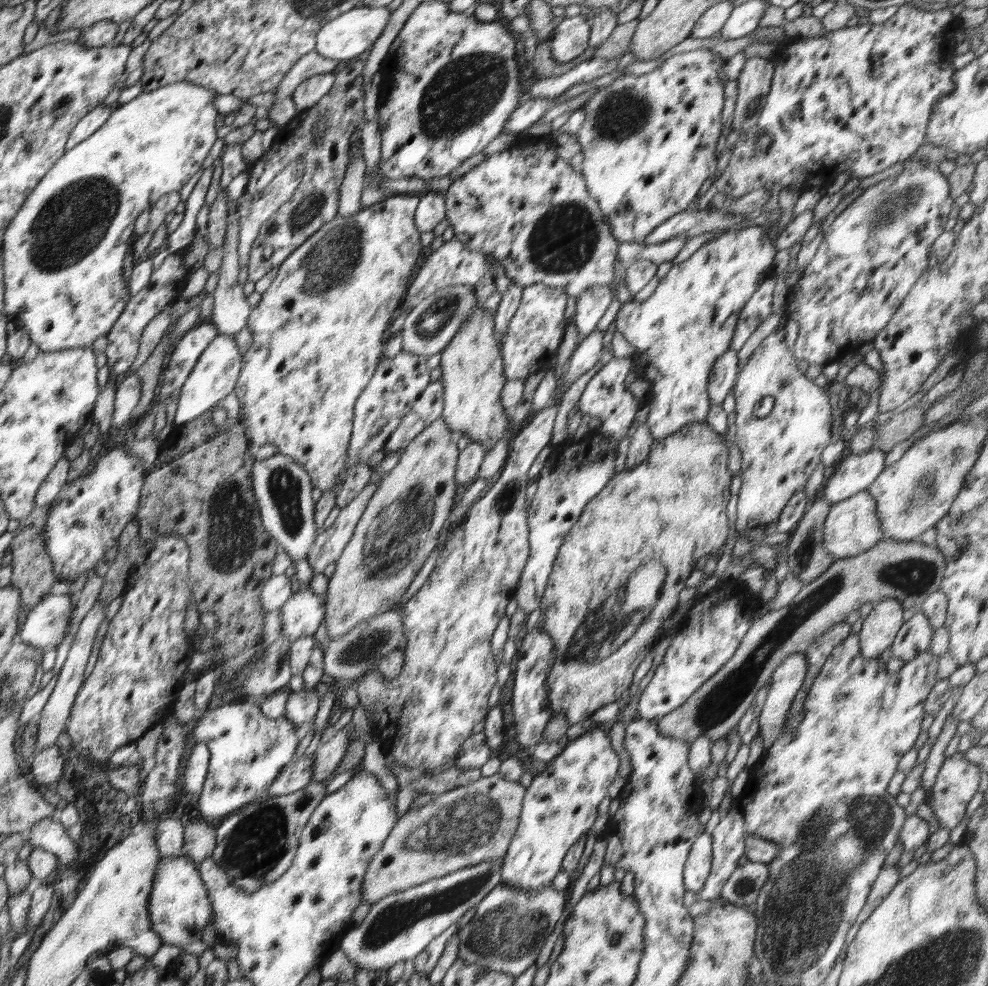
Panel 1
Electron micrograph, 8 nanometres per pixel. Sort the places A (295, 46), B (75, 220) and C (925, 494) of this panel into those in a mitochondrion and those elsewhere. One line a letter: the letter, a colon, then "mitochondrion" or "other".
A: other
B: mitochondrion
C: mitochondrion

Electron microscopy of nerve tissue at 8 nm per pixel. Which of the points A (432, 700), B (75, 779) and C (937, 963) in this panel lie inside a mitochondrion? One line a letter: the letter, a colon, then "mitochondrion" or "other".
A: other
B: other
C: mitochondrion

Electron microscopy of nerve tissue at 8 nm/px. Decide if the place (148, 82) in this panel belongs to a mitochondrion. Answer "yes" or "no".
no

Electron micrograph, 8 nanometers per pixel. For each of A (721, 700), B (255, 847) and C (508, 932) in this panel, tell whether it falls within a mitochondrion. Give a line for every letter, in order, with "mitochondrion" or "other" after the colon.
A: mitochondrion
B: mitochondrion
C: mitochondrion

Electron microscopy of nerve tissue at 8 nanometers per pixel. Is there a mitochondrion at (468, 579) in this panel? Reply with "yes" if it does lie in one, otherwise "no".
yes

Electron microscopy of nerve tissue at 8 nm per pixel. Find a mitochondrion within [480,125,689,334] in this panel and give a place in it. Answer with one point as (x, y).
(563, 240)

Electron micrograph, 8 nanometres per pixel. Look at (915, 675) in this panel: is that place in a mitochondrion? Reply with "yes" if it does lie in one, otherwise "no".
no

